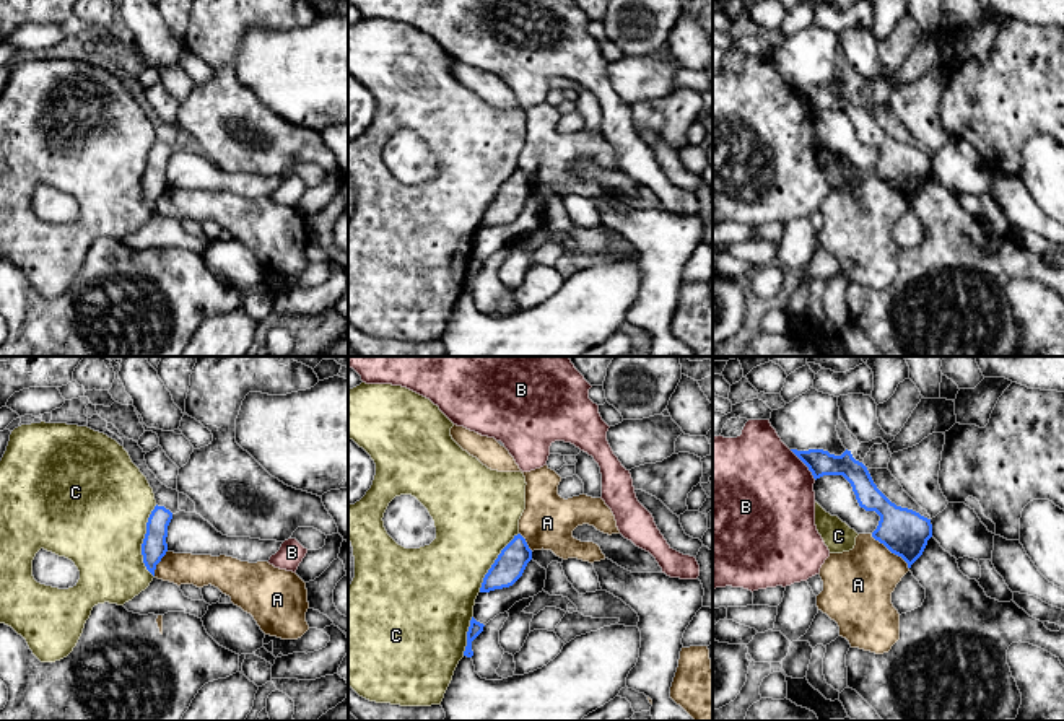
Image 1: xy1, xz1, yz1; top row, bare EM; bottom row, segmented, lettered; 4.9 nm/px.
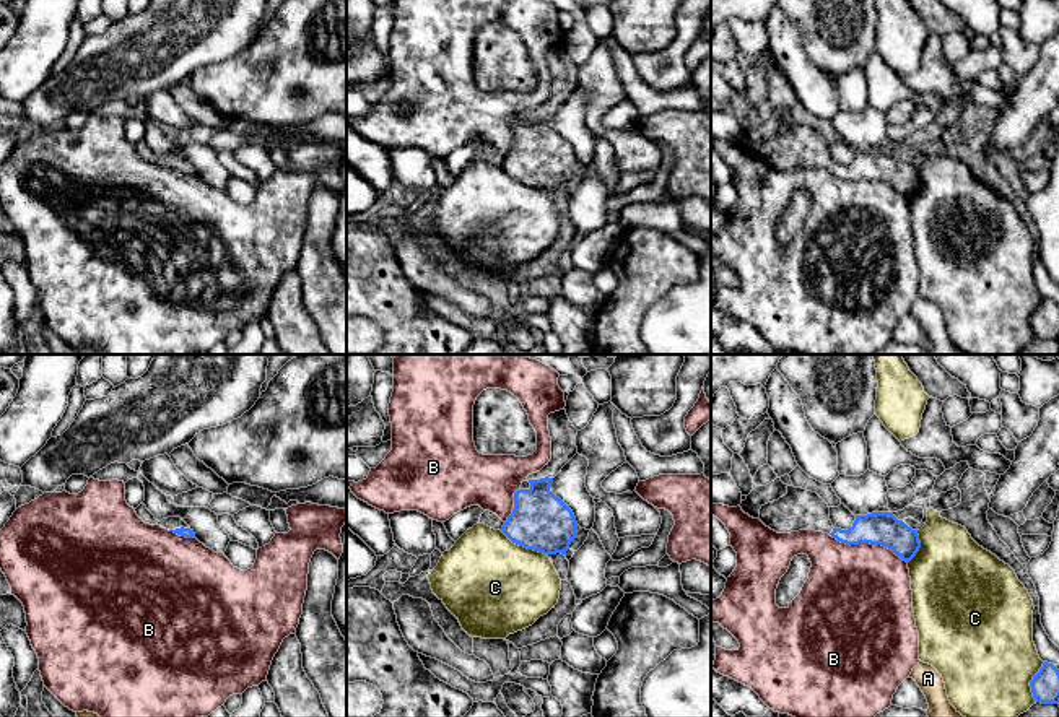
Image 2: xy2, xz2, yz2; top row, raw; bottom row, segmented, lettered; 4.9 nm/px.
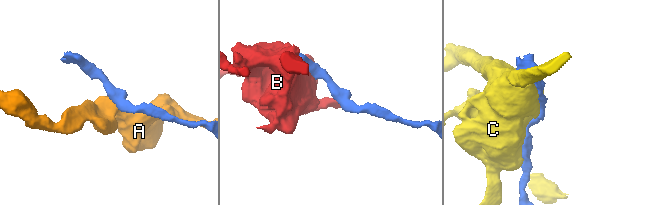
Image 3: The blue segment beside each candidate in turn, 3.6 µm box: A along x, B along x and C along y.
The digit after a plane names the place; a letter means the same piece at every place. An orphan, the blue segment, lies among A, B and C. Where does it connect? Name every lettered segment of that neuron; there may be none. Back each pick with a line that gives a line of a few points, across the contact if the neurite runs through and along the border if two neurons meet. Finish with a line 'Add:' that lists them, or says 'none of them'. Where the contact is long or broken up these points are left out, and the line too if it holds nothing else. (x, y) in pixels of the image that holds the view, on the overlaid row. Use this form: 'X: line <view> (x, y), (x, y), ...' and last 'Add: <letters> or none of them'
Add: none of them

